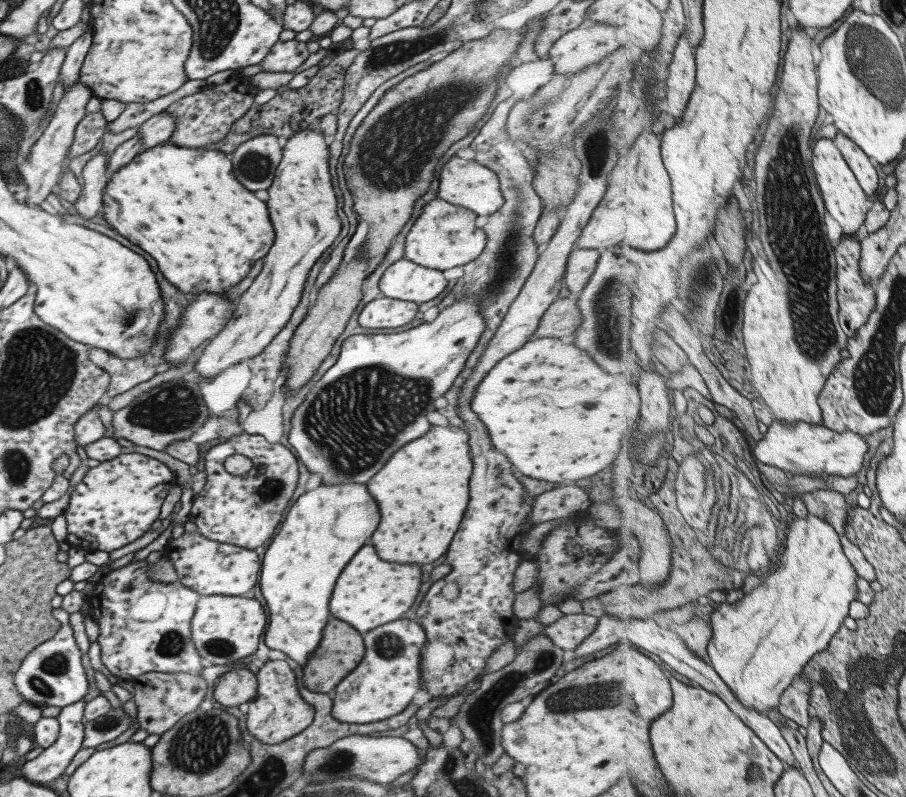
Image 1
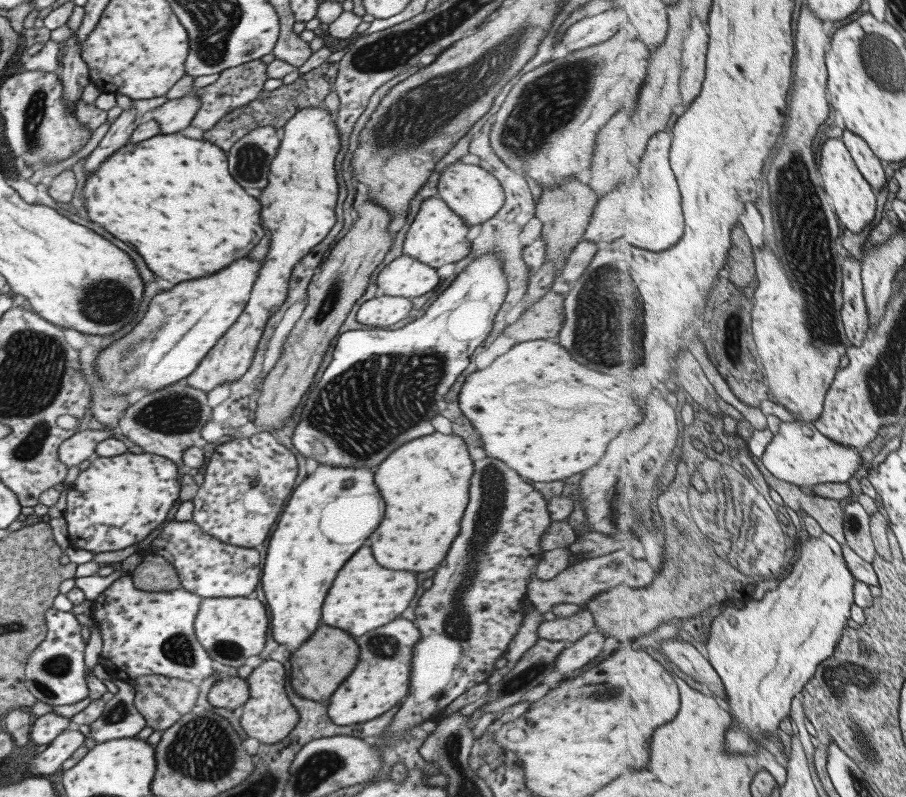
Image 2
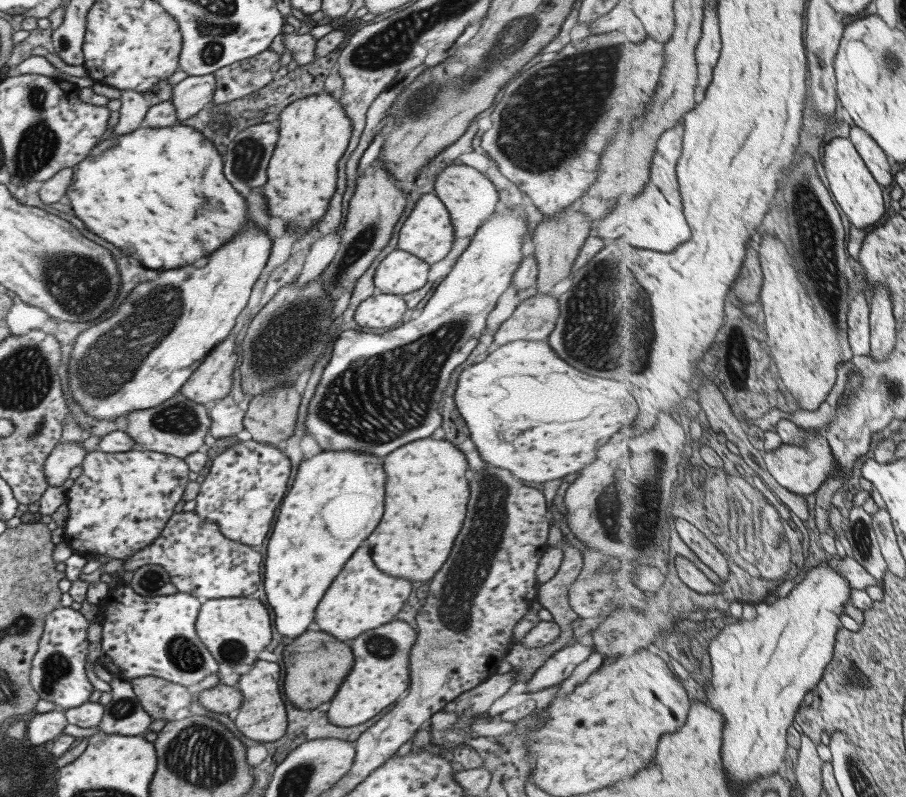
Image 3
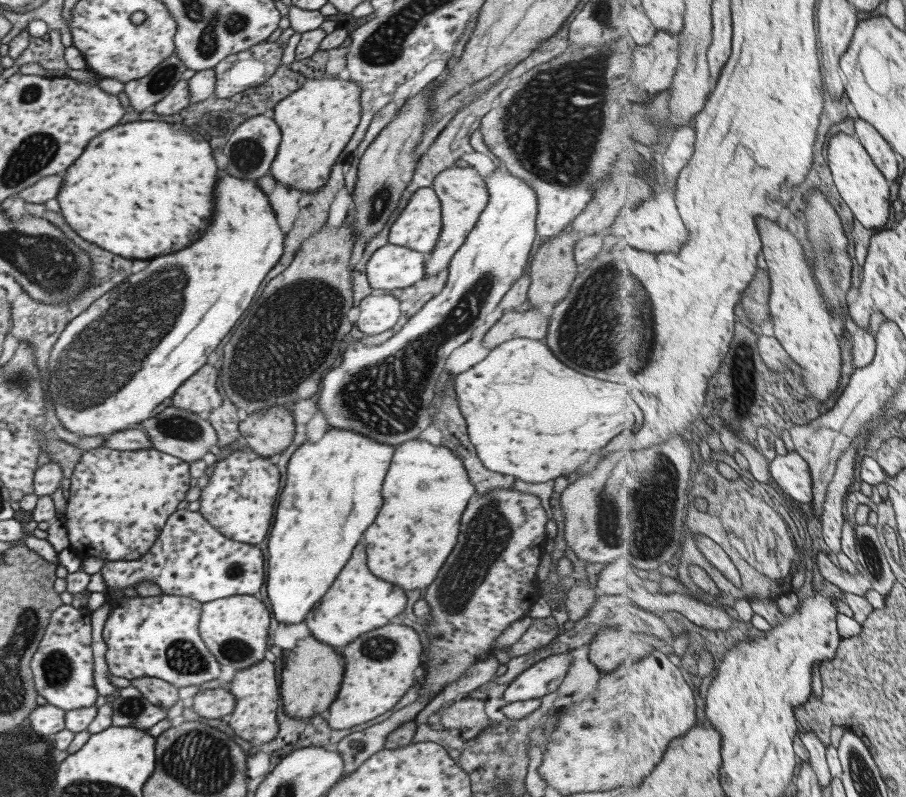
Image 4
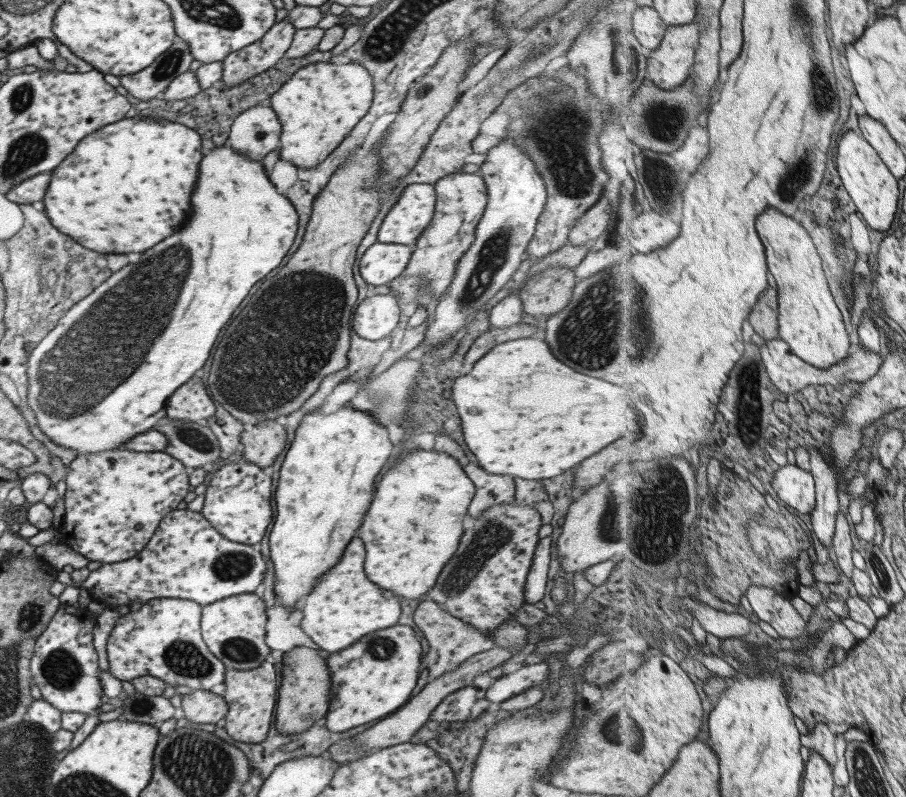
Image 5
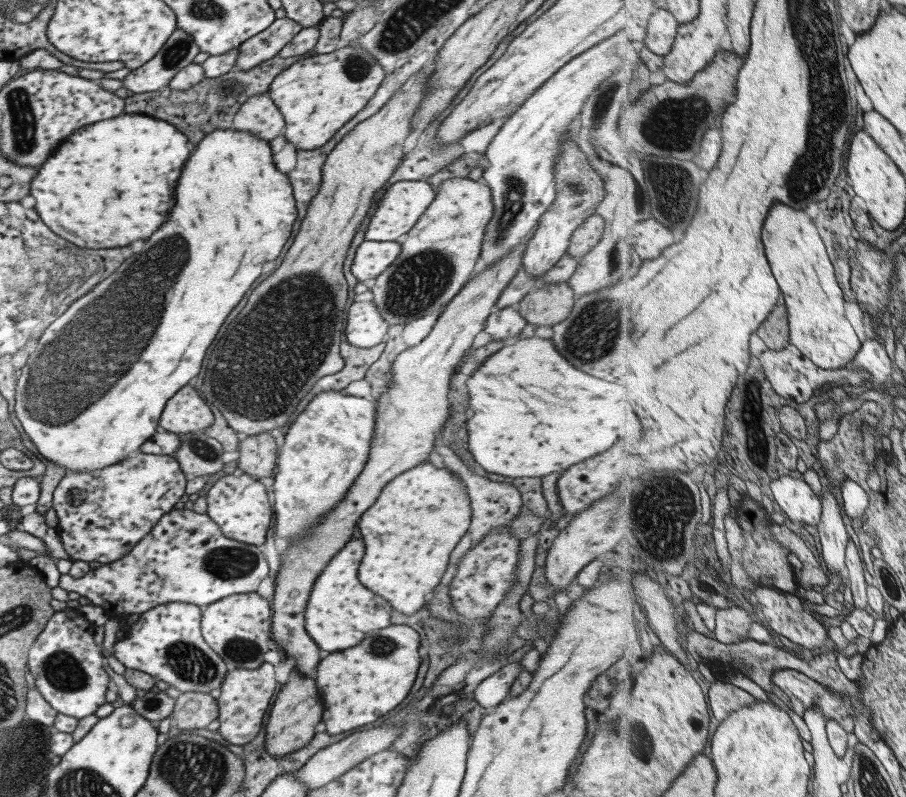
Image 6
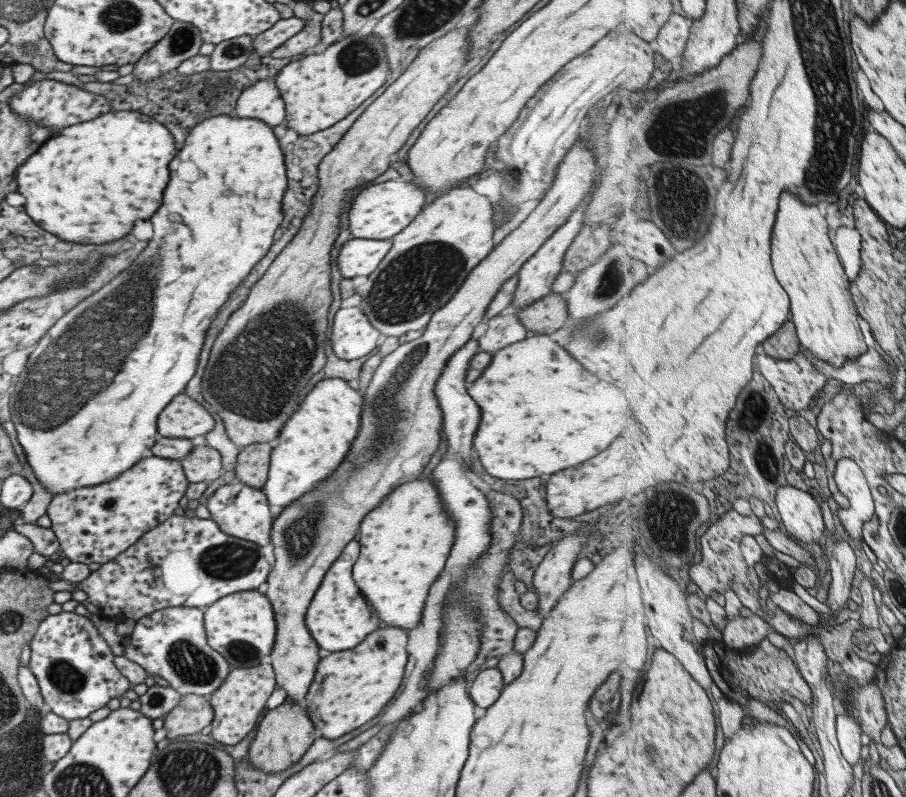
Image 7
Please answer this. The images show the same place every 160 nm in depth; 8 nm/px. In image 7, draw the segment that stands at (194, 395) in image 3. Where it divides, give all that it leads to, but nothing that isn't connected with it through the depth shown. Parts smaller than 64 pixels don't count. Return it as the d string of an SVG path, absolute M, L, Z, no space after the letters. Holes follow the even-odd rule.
M185 393L177 394L168 405L157 416L157 432L163 438L185 438L190 439L193 436L204 436L213 428L213 419L209 412L205 410L196 400L193 400Z

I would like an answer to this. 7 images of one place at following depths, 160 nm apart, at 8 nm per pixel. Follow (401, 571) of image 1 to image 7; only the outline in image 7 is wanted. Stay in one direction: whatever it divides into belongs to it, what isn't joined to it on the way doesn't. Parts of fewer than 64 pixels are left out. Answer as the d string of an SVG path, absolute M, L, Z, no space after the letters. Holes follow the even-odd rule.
M349 542L343 552L339 554L339 558L329 566L329 570L325 572L309 608L305 614L305 626L311 634L311 638L315 640L315 644L323 650L329 652L337 652L337 650L347 650L357 646L369 632L377 630L377 614L373 612L373 608L369 606L369 602L359 594L357 586L351 580L351 564L355 562L359 552L357 542Z

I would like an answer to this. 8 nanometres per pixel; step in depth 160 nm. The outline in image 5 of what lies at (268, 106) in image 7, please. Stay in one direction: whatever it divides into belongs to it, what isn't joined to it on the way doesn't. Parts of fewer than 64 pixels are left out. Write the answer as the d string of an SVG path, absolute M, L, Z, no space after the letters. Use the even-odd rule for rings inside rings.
M255 105L241 111L230 125L225 144L254 161L279 146L282 132L277 115L269 106Z

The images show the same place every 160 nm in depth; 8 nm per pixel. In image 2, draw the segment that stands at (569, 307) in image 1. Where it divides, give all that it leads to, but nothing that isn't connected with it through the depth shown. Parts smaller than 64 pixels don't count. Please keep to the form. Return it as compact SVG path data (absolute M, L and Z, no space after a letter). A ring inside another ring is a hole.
M547 291L538 301L529 305L513 324L505 327L503 335L515 339L518 343L545 338L553 340L553 336L559 332L564 319L562 300L563 298L557 292Z

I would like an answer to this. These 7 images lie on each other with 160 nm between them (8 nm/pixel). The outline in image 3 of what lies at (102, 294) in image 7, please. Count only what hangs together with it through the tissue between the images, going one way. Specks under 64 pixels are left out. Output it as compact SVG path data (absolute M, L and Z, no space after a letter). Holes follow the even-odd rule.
M249 222L237 238L205 256L203 264L193 262L189 266L159 270L155 278L137 283L103 320L79 332L67 360L67 388L82 411L97 420L110 420L125 412L157 406L175 395L207 354L231 332L267 262L270 246L269 235Z

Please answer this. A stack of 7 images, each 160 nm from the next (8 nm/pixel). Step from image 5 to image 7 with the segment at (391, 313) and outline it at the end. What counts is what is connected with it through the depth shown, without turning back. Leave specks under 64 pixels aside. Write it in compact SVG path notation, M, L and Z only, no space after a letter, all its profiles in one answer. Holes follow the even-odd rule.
M358 306L340 308L333 314L328 345L331 345L333 355L341 360L356 360L377 350L375 342L379 332L369 324L367 317Z

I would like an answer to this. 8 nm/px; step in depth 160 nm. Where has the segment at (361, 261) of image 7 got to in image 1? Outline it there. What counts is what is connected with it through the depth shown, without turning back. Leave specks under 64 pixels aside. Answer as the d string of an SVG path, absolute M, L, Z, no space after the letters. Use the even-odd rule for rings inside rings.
M401 257L390 264L378 280L378 289L383 297L416 302L435 298L447 286L442 271L419 266Z

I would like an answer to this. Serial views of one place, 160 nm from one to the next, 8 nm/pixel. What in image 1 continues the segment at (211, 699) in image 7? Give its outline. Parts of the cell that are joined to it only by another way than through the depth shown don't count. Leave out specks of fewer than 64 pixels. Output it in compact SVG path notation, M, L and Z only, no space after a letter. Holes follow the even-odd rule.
M281 660L265 661L258 664L256 672L256 696L248 703L245 714L247 732L263 744L279 744L309 726L313 708L301 700L295 685L295 674L287 663Z

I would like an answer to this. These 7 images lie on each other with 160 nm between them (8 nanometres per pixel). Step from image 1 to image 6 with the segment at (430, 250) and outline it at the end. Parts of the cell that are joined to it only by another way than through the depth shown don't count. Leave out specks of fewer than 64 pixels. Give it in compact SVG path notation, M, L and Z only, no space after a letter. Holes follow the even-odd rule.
M407 179L391 184L388 189L384 189L381 198L377 200L373 214L369 216L367 229L363 232L364 240L400 242L408 230L417 222L425 208L429 206L434 194L429 183L425 181Z

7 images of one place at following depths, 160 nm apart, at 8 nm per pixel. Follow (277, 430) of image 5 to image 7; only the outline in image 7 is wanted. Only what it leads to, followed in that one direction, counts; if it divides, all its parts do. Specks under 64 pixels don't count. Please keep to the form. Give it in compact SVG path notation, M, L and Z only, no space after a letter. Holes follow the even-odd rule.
M267 442L239 448L234 467L235 481L261 489L268 473L270 449Z

